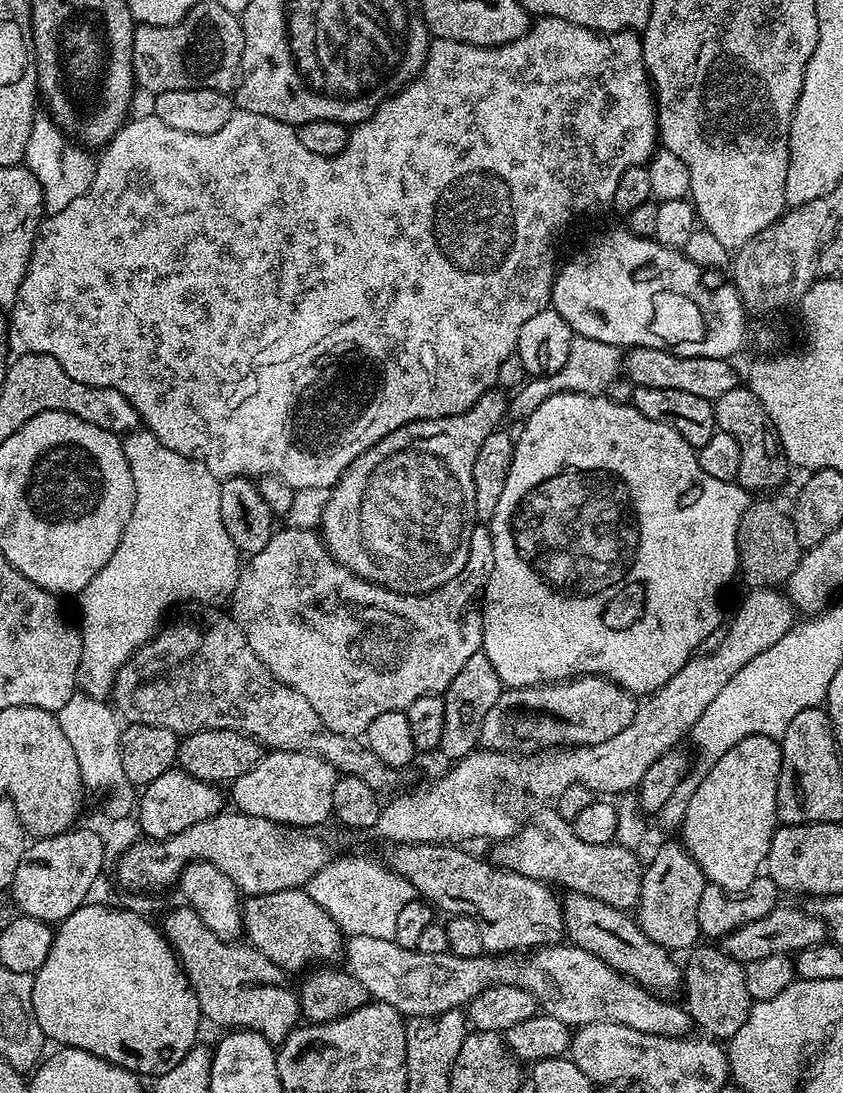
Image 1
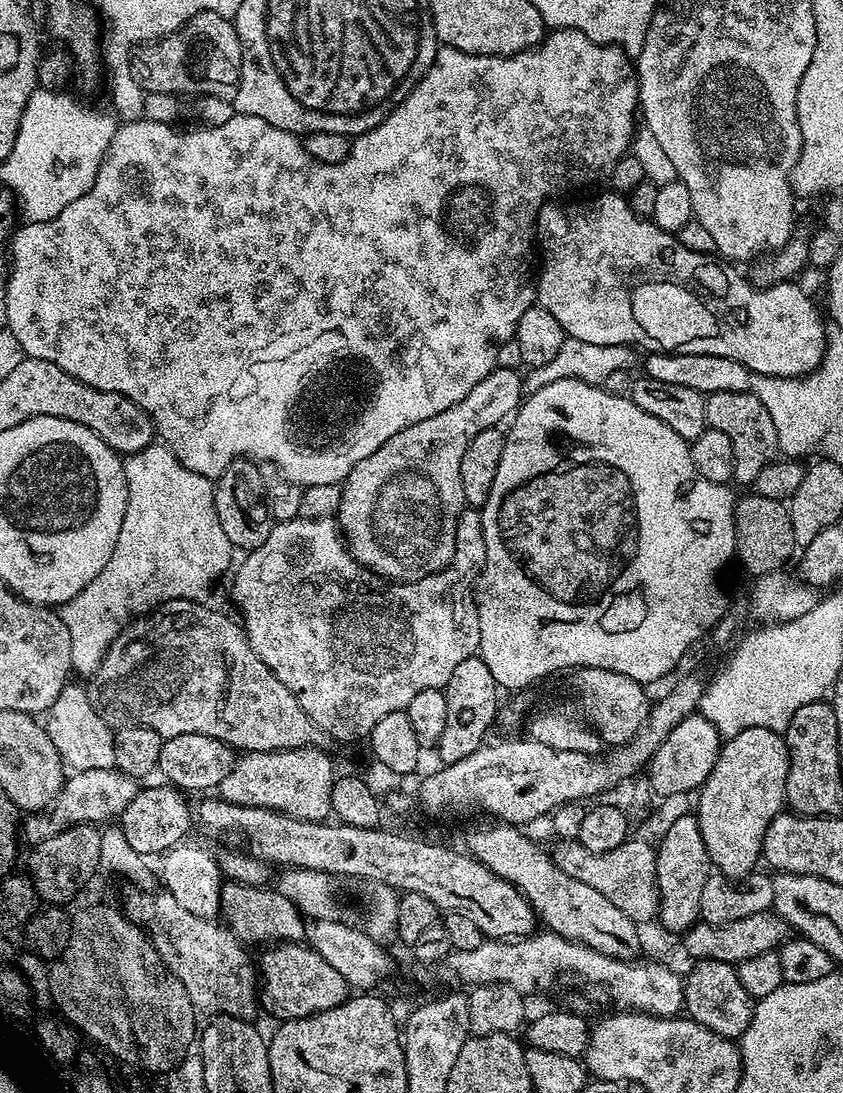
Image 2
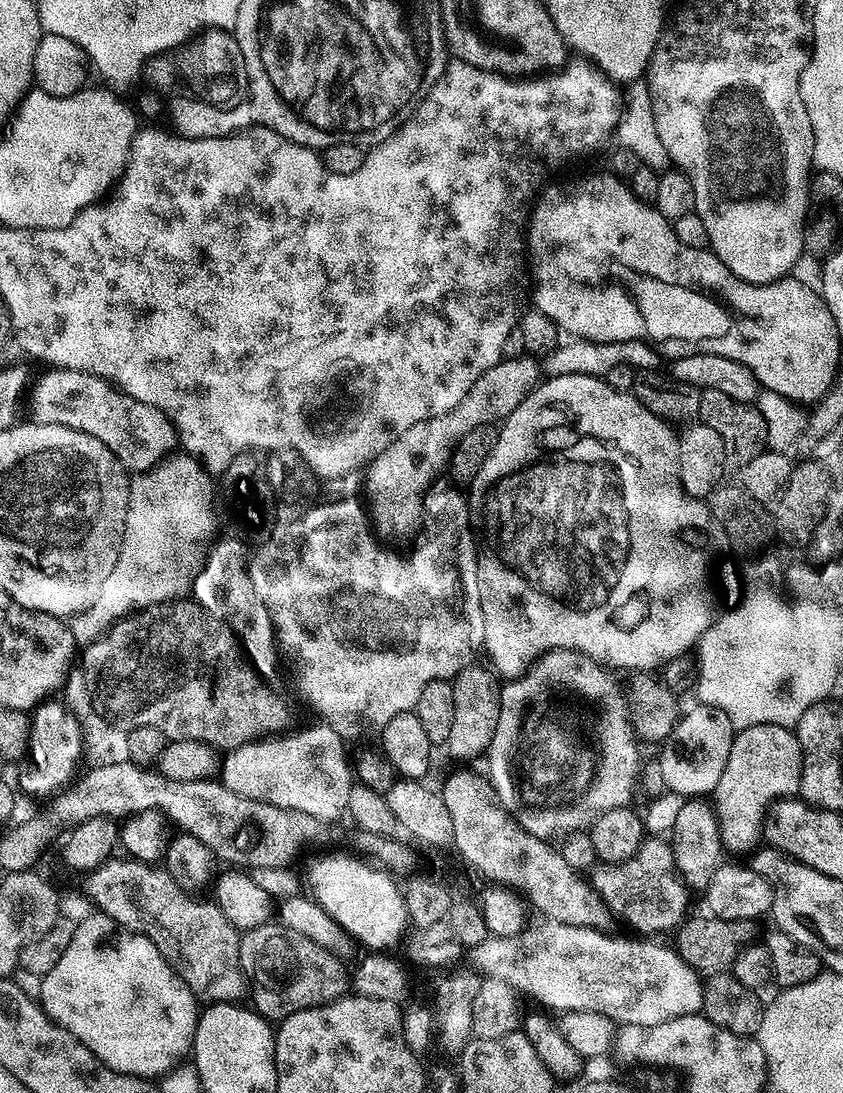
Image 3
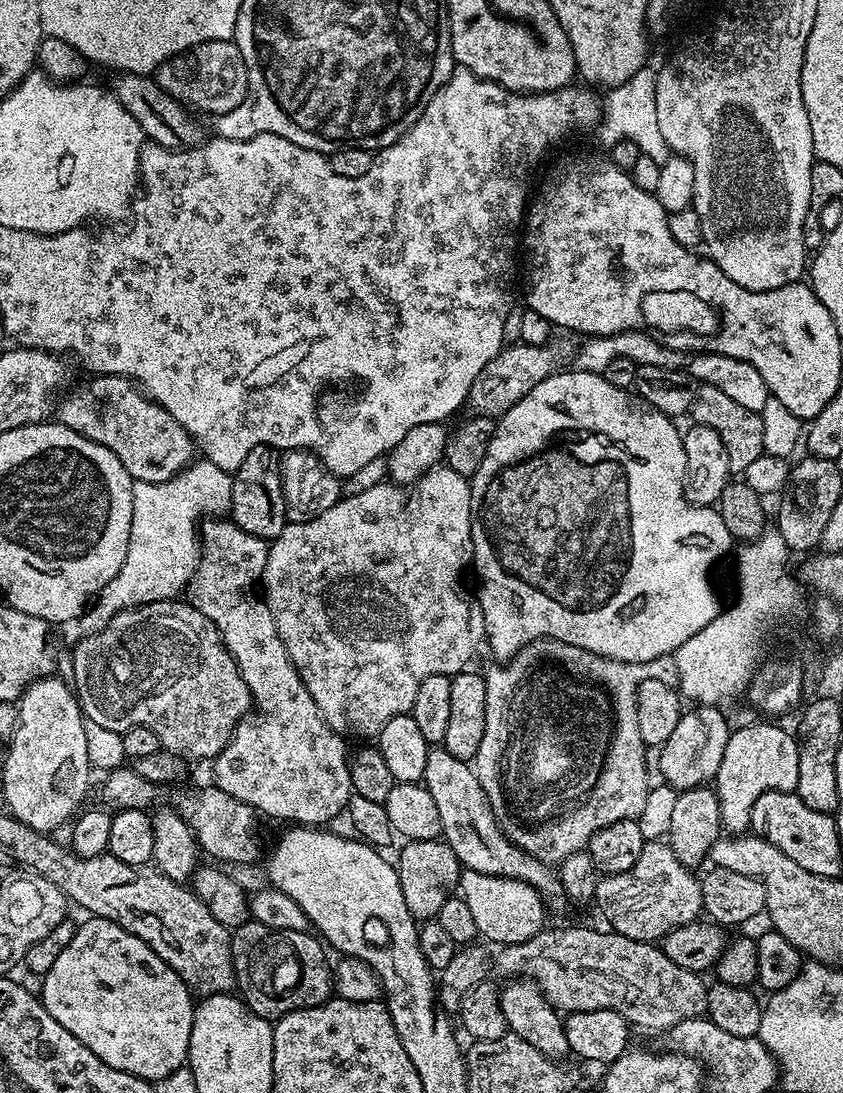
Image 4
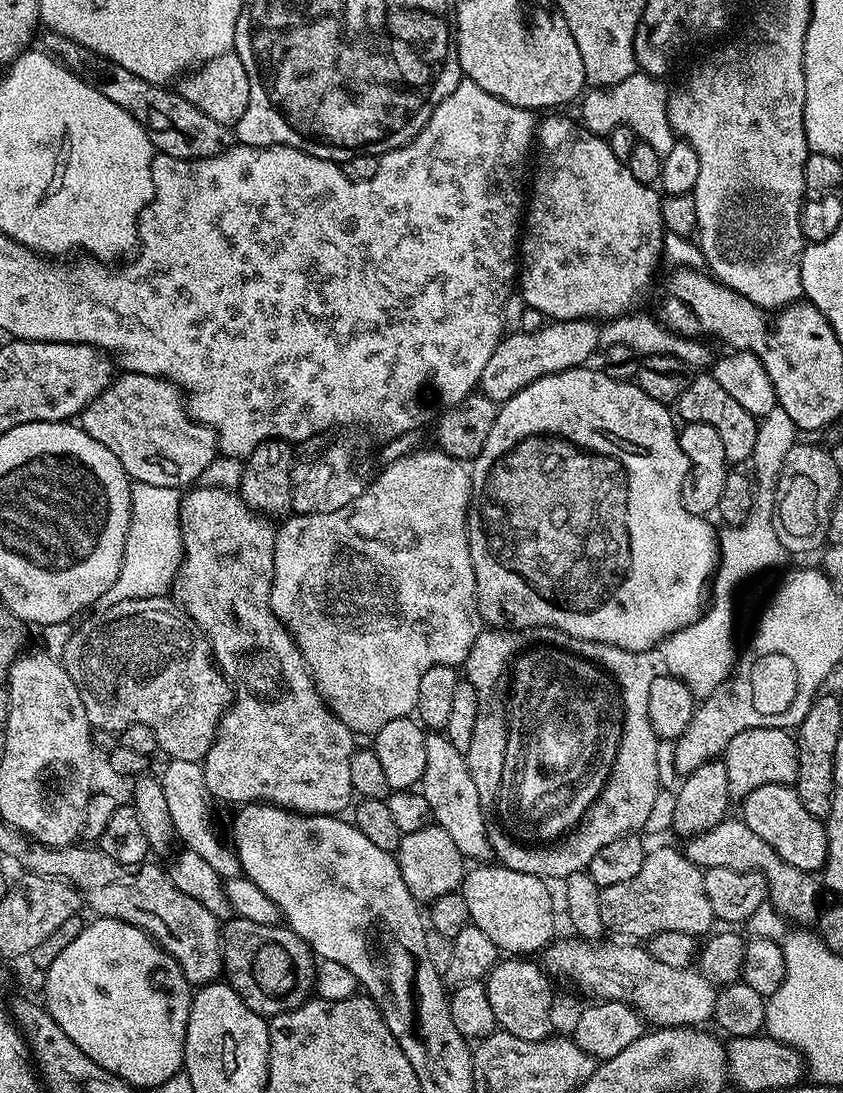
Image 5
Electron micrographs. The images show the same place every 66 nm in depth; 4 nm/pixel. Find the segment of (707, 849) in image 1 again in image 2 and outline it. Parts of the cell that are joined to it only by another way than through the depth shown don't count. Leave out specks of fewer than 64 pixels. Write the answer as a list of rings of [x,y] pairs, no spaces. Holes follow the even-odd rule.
[[[747,728],[742,730],[742,734],[729,736],[721,743],[718,762],[708,770],[708,776],[698,789],[700,801],[694,804],[694,815],[702,830],[702,842],[706,842],[708,856],[719,875],[739,882],[757,871],[762,860],[766,830],[772,819],[786,808],[786,774],[789,770],[790,758],[783,735],[769,728]]]

